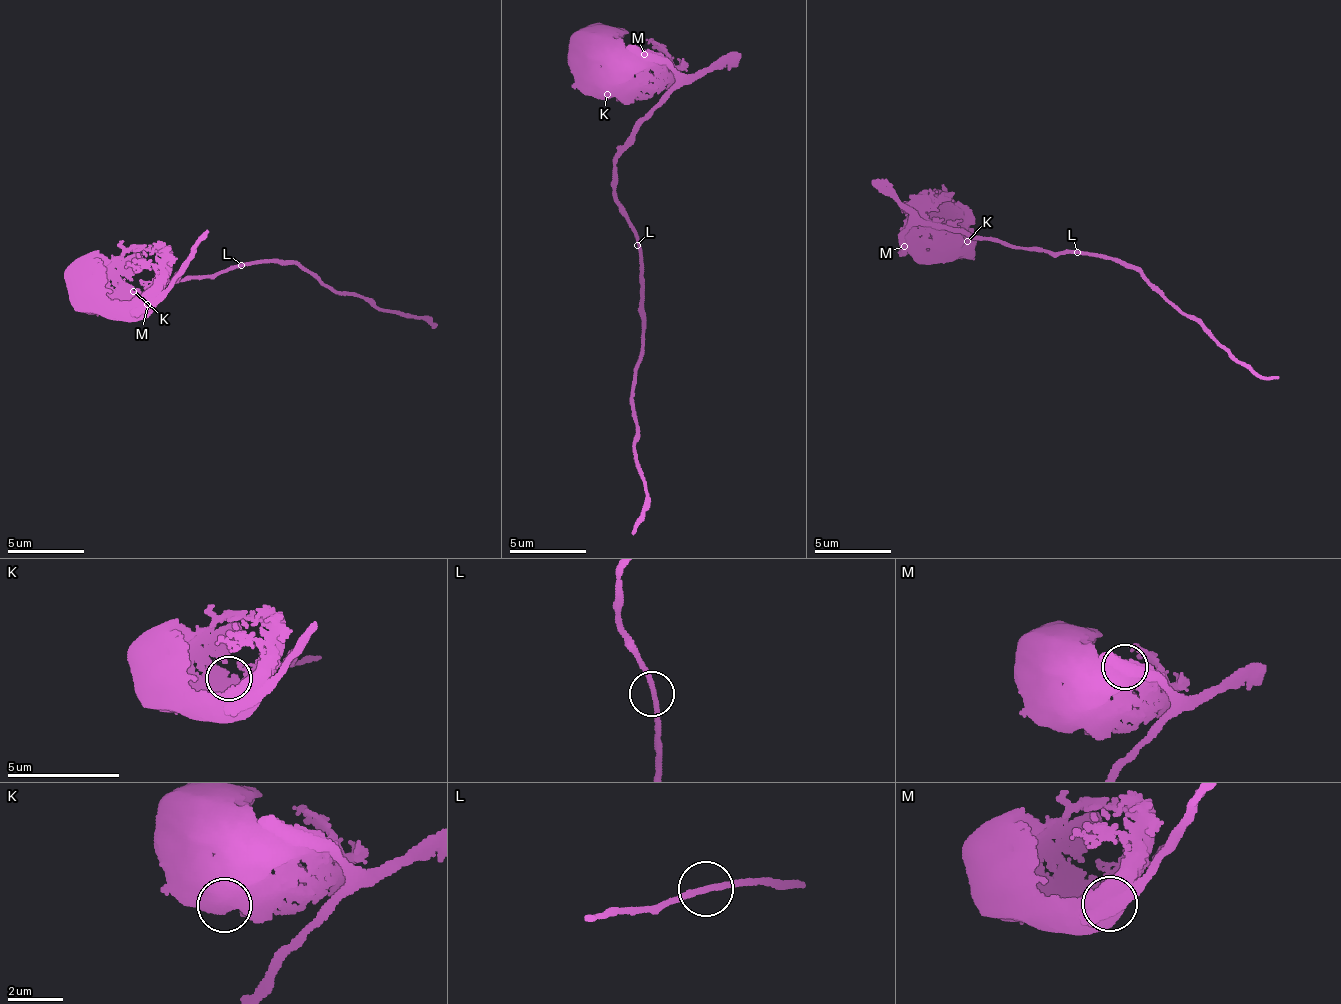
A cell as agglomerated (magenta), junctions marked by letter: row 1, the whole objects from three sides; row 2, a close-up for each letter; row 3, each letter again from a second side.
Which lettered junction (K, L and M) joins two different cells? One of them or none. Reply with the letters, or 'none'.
M

